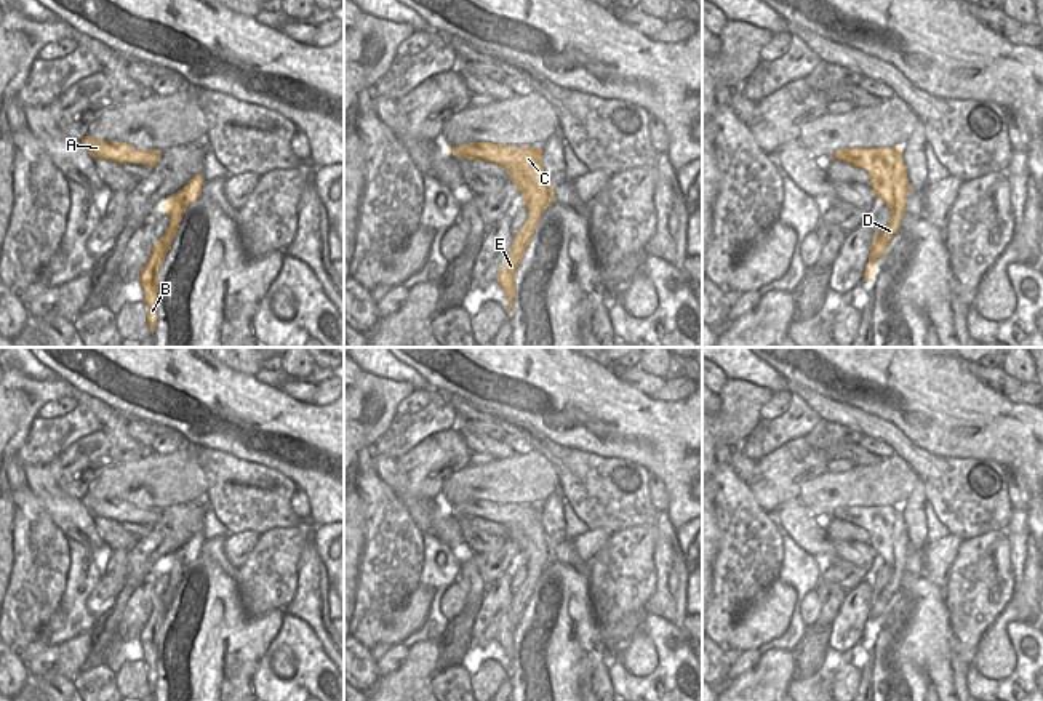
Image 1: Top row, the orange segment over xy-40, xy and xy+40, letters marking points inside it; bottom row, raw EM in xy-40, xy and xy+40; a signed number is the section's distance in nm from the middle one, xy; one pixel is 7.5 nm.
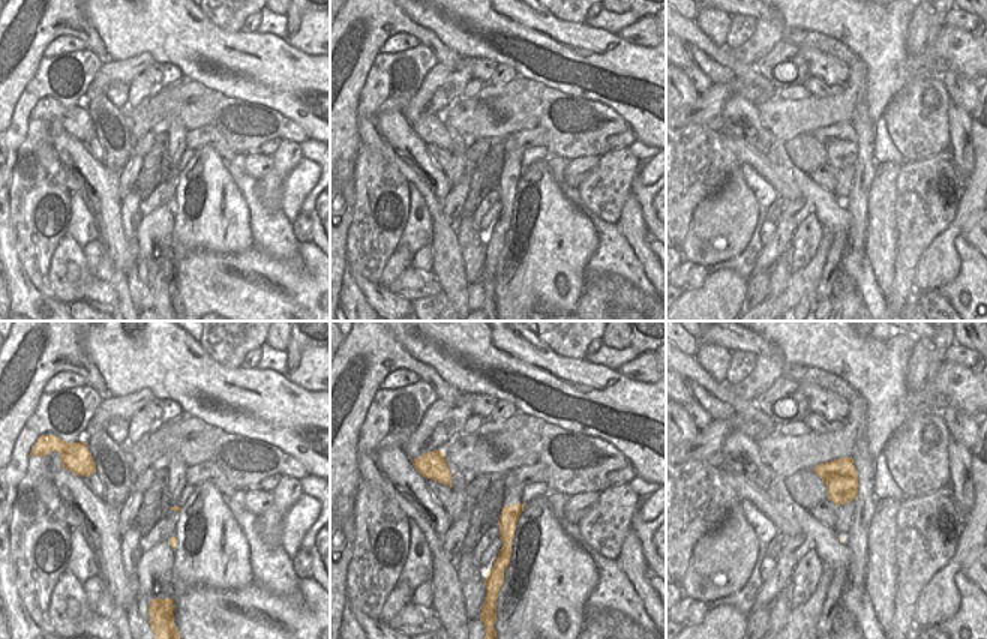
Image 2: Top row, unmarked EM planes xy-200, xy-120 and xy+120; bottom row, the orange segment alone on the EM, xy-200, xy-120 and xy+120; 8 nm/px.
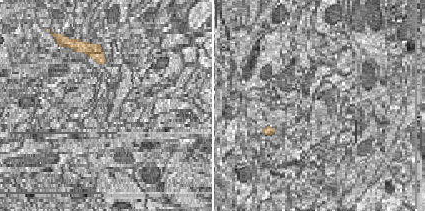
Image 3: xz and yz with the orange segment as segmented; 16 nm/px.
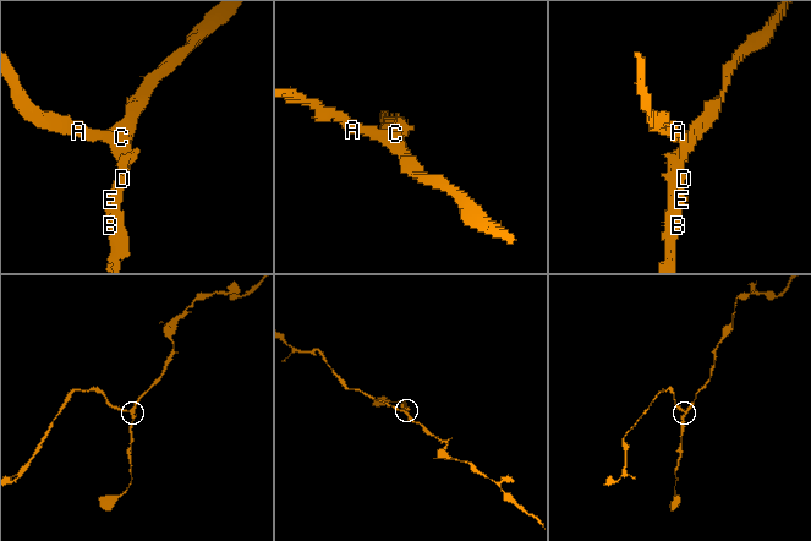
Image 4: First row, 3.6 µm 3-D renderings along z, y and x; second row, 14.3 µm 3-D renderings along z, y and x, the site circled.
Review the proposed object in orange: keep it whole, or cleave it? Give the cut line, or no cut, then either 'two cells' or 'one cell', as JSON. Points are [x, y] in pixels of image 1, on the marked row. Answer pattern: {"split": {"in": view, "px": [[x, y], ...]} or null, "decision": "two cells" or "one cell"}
{"split": null, "decision": "one cell"}

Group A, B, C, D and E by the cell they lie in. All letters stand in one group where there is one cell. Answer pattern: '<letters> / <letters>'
A B C D E

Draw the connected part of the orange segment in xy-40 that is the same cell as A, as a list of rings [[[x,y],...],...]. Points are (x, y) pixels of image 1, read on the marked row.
[[[85,136],[82,144],[90,155],[101,160],[110,160],[117,165],[144,163],[155,166],[160,160],[162,150],[142,150],[120,141],[101,141],[98,138]]]

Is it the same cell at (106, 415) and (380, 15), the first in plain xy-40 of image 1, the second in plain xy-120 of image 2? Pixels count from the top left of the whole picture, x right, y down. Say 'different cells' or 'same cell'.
same cell

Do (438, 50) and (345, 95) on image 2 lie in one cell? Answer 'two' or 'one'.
one

